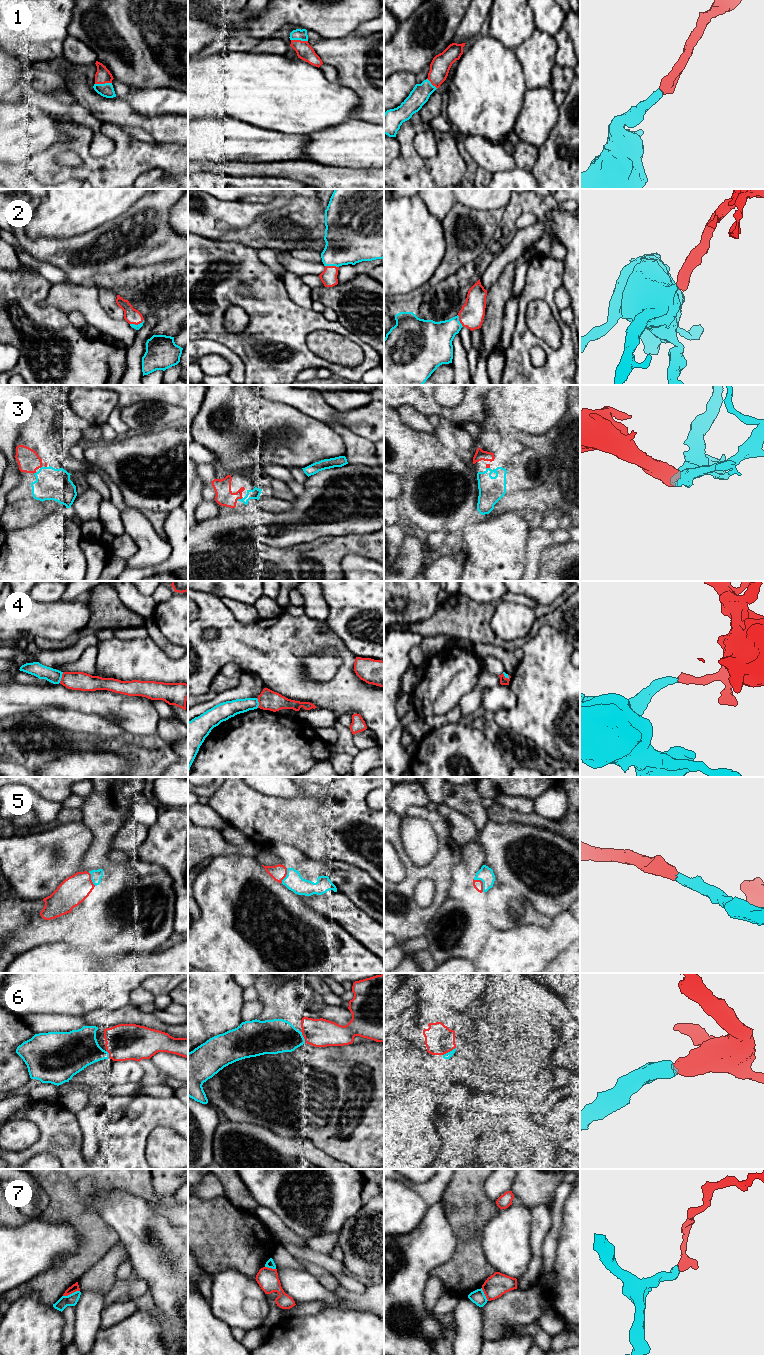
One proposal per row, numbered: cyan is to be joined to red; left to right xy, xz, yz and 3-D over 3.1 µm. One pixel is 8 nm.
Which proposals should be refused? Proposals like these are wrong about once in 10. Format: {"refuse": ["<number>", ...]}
{"refuse": ["7"]}

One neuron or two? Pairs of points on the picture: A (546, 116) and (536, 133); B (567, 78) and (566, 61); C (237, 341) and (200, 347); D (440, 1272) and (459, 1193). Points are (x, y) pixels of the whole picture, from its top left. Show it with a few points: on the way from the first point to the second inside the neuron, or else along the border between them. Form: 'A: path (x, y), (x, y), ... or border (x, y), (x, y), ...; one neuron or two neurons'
A: path (542, 120), (536, 126), (536, 129); one neuron
B: border (560, 66), (567, 66), (569, 68); two neurons
C: border (199, 339), (215, 340), (227, 346), (240, 359); two neurons
D: path (461, 1256), (464, 1253), (464, 1214); one neuron

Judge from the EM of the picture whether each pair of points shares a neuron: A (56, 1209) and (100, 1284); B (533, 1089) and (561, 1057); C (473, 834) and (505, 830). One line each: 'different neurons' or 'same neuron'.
A: different neurons
B: different neurons
C: same neuron

